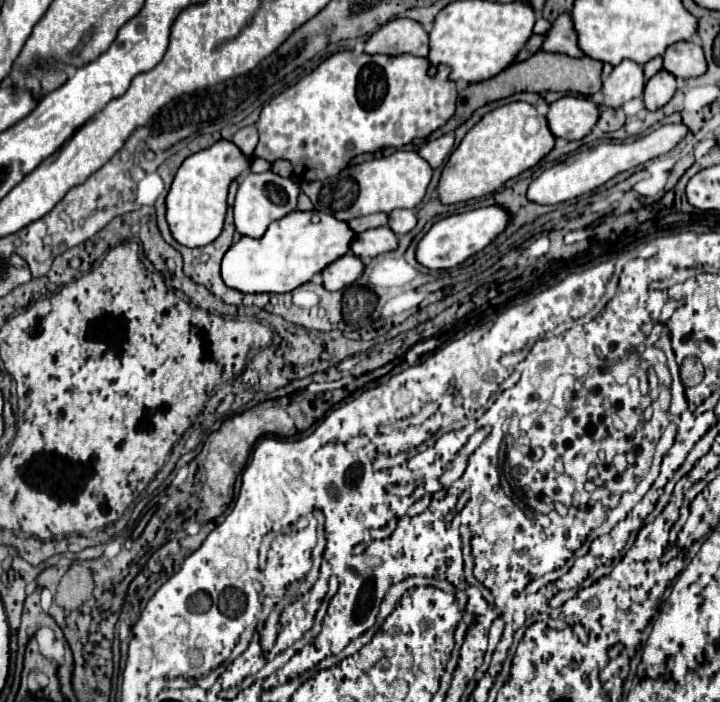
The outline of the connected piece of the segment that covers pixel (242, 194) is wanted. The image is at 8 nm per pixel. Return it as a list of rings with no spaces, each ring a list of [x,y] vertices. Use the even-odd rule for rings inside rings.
[[[251,172],[251,174],[247,174],[245,178],[239,180],[239,190],[237,190],[235,204],[233,204],[237,232],[243,236],[261,238],[271,222],[281,220],[283,216],[297,210],[297,202],[299,202],[301,192],[303,192],[301,184],[293,182],[291,178],[281,178],[273,172],[263,172],[263,174]]]

